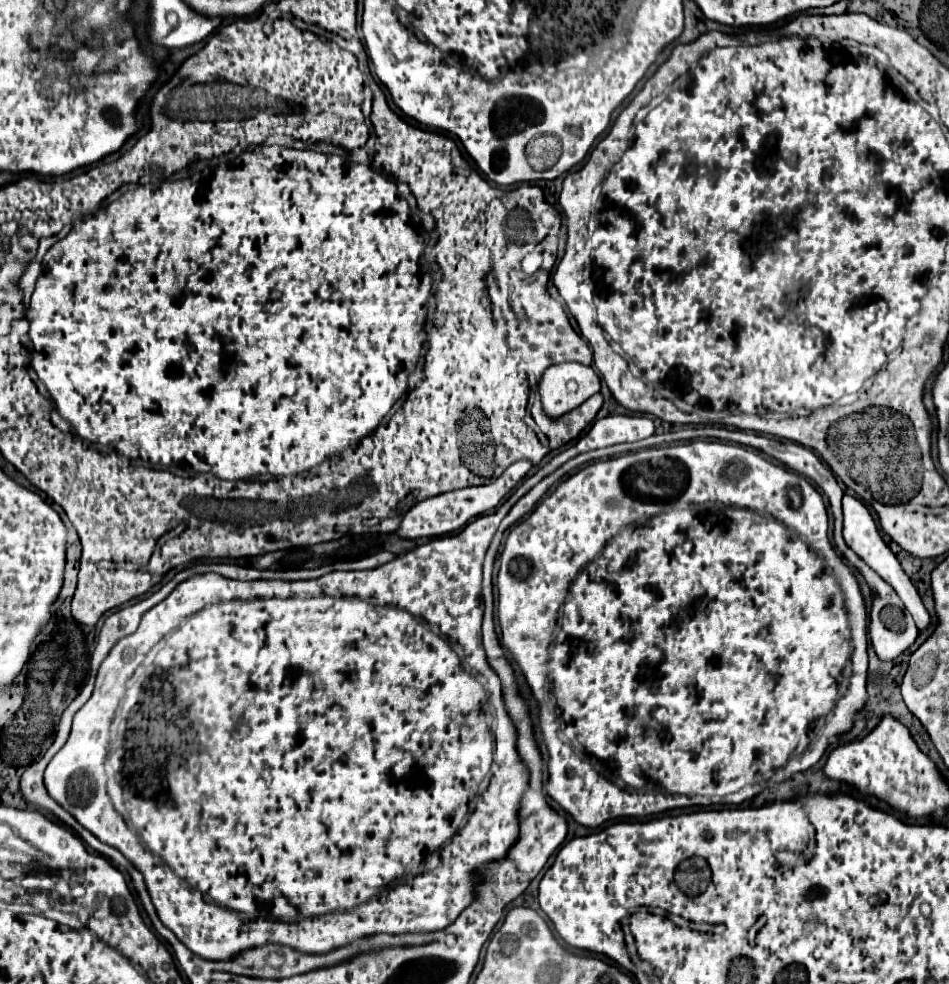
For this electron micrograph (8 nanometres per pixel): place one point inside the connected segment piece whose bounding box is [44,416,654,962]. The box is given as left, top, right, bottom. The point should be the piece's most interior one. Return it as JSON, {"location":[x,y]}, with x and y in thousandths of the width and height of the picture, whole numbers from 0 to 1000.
{"location":[355,806]}

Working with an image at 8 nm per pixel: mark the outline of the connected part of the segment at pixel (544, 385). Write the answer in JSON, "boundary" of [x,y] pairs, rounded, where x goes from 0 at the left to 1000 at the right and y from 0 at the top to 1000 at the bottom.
{"boundary":[[[607,368],[580,372],[569,386],[572,416],[581,425],[587,425],[611,413],[632,394],[633,385],[624,372]]]}

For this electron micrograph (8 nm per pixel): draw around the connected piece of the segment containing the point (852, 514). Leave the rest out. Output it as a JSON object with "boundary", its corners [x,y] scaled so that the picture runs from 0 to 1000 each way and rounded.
{"boundary":[[[889,504],[889,506],[887,506],[887,518],[889,518],[889,549],[891,549],[891,553],[894,553],[925,585],[929,585],[929,587],[944,600],[944,604],[948,606],[948,610],[953,612],[953,616],[957,618],[957,622],[961,624],[965,636],[967,636],[969,640],[978,638],[980,626],[978,626],[978,622],[976,622],[976,618],[974,618],[974,614],[972,614],[972,610],[969,610],[969,606],[967,606],[967,600],[963,598],[963,593],[959,591],[959,587],[953,583],[953,579],[950,579],[950,575],[948,575],[946,567],[940,563],[940,559],[938,559],[938,557],[934,555],[934,551],[929,549],[929,545],[927,545],[927,541],[925,541],[925,535],[923,535],[923,530],[919,528],[919,524],[917,524],[913,512],[910,512],[908,508],[904,508],[904,506]]]}

